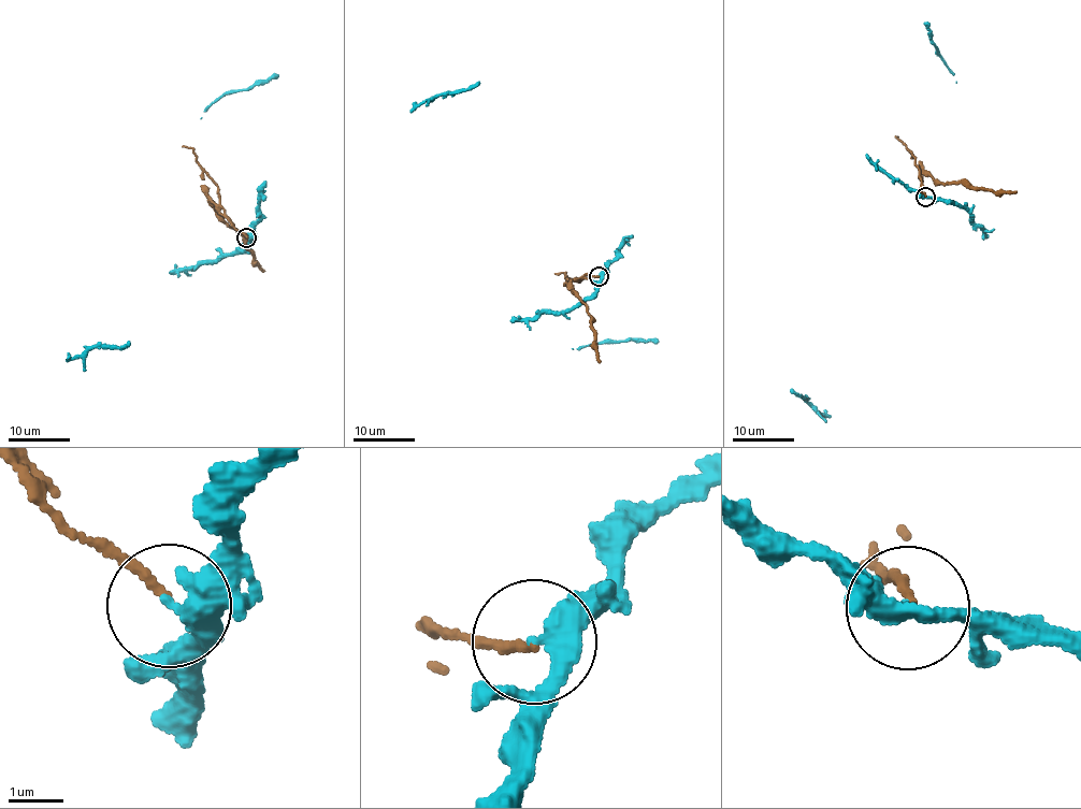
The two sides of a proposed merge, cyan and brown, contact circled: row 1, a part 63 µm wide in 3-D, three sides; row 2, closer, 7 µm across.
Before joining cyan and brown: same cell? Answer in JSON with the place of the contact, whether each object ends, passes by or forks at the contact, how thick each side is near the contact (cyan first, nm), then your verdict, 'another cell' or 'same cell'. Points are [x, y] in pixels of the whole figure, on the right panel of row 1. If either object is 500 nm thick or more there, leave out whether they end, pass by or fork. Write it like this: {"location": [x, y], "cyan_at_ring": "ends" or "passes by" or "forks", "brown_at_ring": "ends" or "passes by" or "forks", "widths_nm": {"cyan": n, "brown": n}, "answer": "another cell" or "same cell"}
{"location": [925, 197], "cyan_at_ring": "forks", "brown_at_ring": "ends", "widths_nm": {"cyan": 260, "brown": 140}, "answer": "another cell"}

